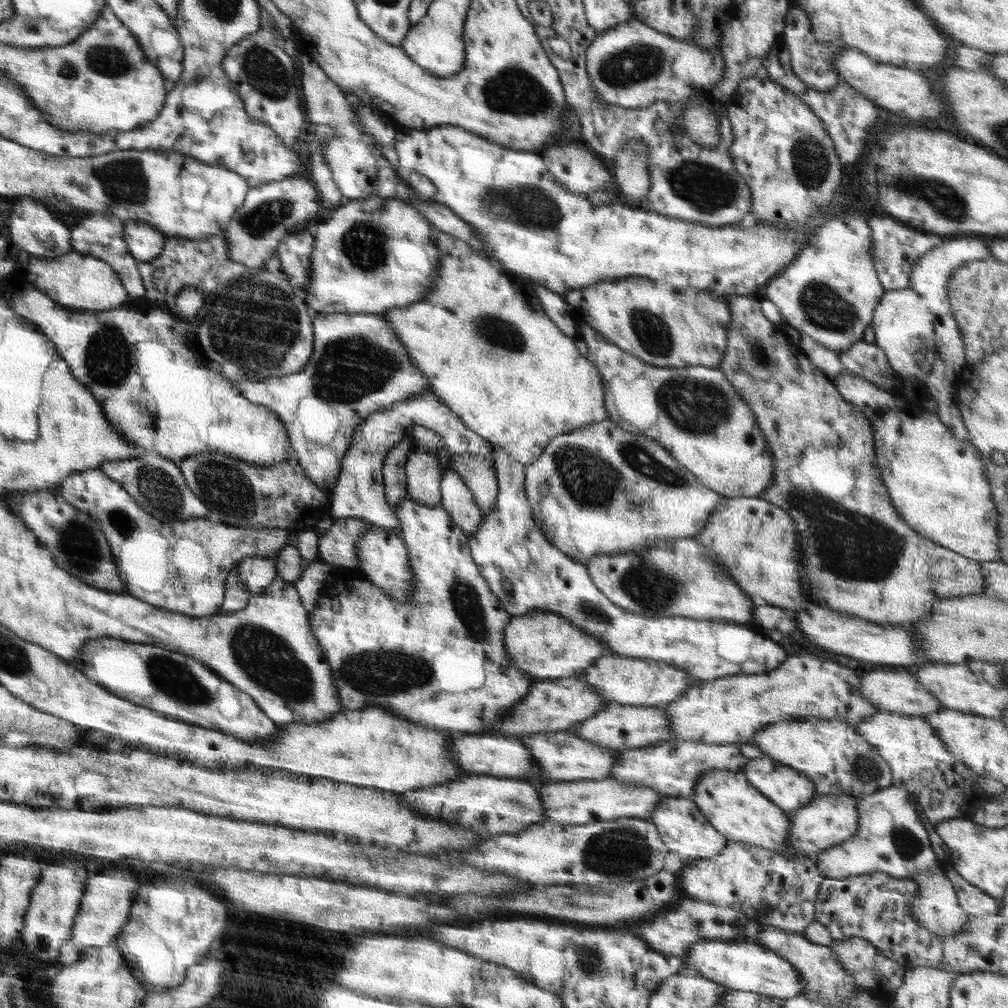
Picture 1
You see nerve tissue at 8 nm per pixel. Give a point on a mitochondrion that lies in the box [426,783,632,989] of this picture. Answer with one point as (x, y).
(590, 960)

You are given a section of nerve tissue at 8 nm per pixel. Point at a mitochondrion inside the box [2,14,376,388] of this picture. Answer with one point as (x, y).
(260, 320)

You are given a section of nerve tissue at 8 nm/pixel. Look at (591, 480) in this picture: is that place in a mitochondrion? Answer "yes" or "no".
yes

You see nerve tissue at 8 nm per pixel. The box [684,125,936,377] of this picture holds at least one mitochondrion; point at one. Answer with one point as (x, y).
(824, 307)

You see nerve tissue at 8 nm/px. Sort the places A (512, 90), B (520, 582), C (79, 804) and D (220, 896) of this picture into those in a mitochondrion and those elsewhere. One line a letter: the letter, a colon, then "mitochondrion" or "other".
A: mitochondrion
B: other
C: other
D: other

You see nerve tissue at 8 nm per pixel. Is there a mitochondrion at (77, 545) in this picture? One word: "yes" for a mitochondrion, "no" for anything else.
yes

